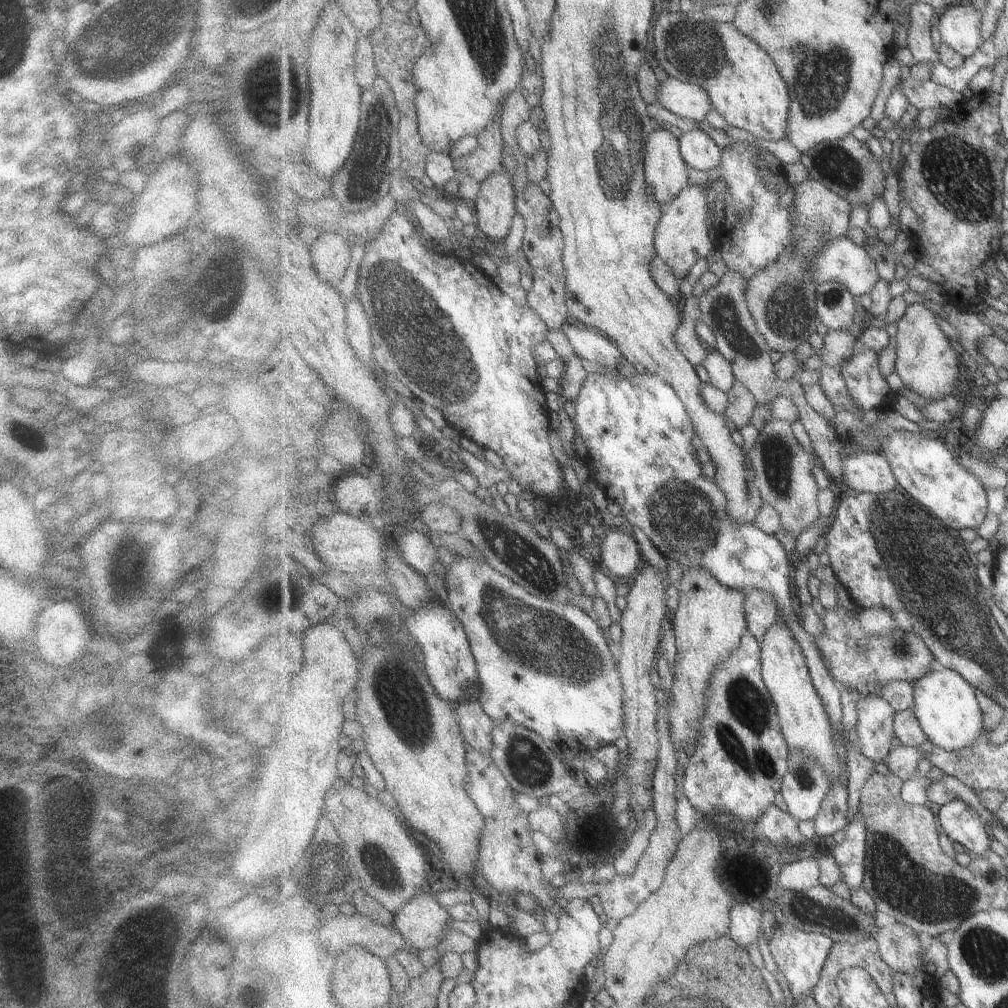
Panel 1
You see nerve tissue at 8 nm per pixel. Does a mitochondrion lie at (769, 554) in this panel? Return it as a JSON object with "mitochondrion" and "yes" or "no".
{"mitochondrion":"no"}

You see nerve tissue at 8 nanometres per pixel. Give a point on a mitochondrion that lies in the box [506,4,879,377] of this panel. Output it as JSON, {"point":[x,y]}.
{"point":[823,80]}

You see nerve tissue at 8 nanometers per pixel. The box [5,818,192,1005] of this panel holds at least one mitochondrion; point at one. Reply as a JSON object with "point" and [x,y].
{"point":[79,876]}

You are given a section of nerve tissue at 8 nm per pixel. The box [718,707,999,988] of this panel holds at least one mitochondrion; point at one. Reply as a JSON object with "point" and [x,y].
{"point":[930,899]}

